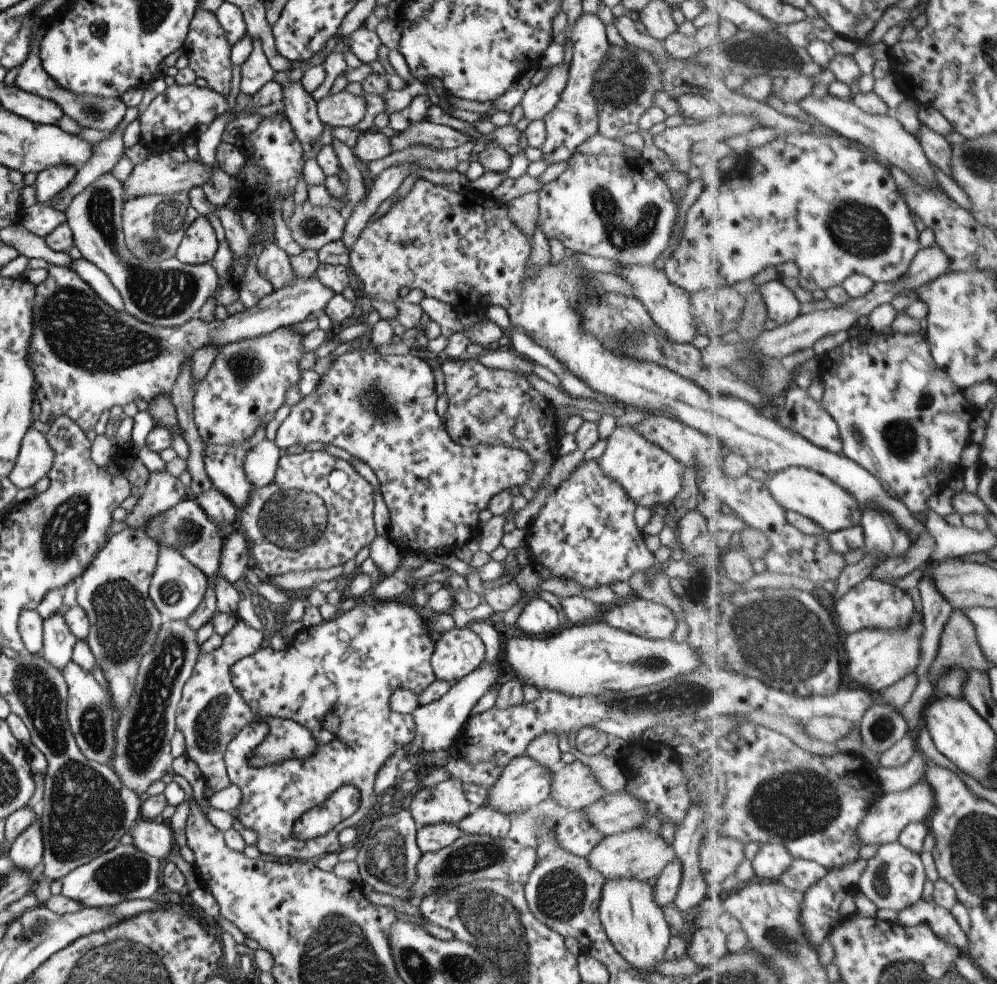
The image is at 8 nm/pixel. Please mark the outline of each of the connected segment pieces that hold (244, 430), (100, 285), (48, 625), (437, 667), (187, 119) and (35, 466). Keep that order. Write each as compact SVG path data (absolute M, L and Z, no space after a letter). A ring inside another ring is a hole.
M288 327L278 328L275 332L271 334L254 338L242 340L238 343L233 343L227 346L224 346L222 349L218 350L216 354L216 359L208 372L208 375L198 384L195 388L195 394L193 397L193 410L192 412L196 427L198 428L198 433L202 438L202 441L206 445L214 444L214 445L230 445L230 444L240 444L249 440L254 432L260 426L266 426L266 424L270 423L270 421L274 418L276 410L278 410L281 406L284 405L285 402L285 392L292 385L296 385L301 380L302 371L298 367L298 362L302 355L304 354L302 347L302 340L304 336L299 336L298 334L293 334L288 331Z
M79 258L78 260L72 260L69 269L74 270L82 280L85 280L86 284L89 284L90 288L93 288L94 292L96 292L110 308L126 314L122 296L120 296L118 290L114 288L114 284L110 282L106 274L104 274L96 264L92 264L92 262L86 260L86 258Z
M56 612L43 620L43 649L42 656L56 666L56 670L64 670L71 660L77 638L68 628L64 614Z
M453 627L436 641L431 666L436 679L453 684L484 664L484 643L470 629Z
M196 84L167 87L140 116L141 139L157 152L169 152L171 148L182 146L189 136L196 135L199 126L210 126L214 119L225 112L226 107L225 96L208 87L199 88Z
M30 426L22 439L20 450L9 473L9 479L18 490L33 487L40 478L47 476L54 462L54 450L48 440L34 426Z

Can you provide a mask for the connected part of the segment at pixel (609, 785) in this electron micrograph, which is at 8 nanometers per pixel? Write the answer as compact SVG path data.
M579 730L574 732L574 734L568 735L568 743L570 746L570 753L574 755L576 761L586 764L592 774L596 776L596 780L602 784L602 788L608 792L608 795L618 792L618 790L623 790L627 785L626 778L617 765L614 757L606 756L606 754L597 754L594 756L587 756L582 754L578 748L576 748L576 737Z

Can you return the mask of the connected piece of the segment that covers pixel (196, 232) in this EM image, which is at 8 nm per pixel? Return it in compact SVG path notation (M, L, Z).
M200 215L182 238L175 258L188 265L210 263L218 246L213 227L203 215Z

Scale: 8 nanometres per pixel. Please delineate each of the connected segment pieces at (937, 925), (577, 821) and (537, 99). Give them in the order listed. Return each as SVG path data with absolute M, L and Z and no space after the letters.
M923 899L915 906L900 911L897 920L906 927L929 925L943 940L953 943L960 949L968 950L969 936L962 930L960 922L952 911L943 908L935 900L926 902Z
M584 809L569 811L565 817L559 819L554 834L556 842L576 856L590 854L598 846L598 842L606 838L590 824L590 818L586 816Z
M562 63L552 67L551 72L548 72L538 86L530 87L520 102L524 117L531 121L543 120L560 100L569 76L570 66Z

